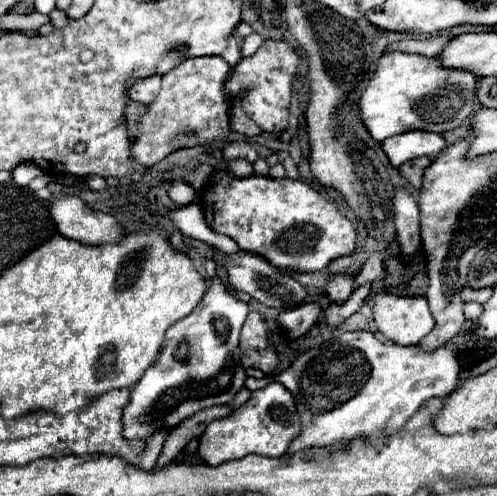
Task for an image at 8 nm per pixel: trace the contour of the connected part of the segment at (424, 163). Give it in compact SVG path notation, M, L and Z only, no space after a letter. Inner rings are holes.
M416 158L416 160L410 160L406 164L402 164L398 168L398 172L414 186L414 188L420 188L422 186L422 174L424 174L424 168L430 166L430 158Z

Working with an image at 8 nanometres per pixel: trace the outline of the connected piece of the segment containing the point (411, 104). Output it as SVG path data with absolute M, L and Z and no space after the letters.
M388 52L378 60L374 78L358 98L358 118L376 142L408 130L448 132L458 128L474 108L476 76L462 70L446 70L436 58L422 54Z

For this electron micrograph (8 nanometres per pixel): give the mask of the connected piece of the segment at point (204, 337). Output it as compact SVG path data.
M220 278L210 282L208 292L190 316L178 320L166 332L158 360L134 386L122 414L122 436L126 440L146 440L156 432L176 428L204 408L234 400L248 378L240 364L240 328L248 312L248 304L228 294Z

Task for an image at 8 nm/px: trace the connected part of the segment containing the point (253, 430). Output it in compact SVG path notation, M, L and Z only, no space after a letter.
M270 382L266 388L252 392L250 400L240 406L232 416L208 424L206 432L200 436L198 456L210 466L218 466L228 460L238 460L248 454L280 458L298 432L300 422L292 394L280 382Z

